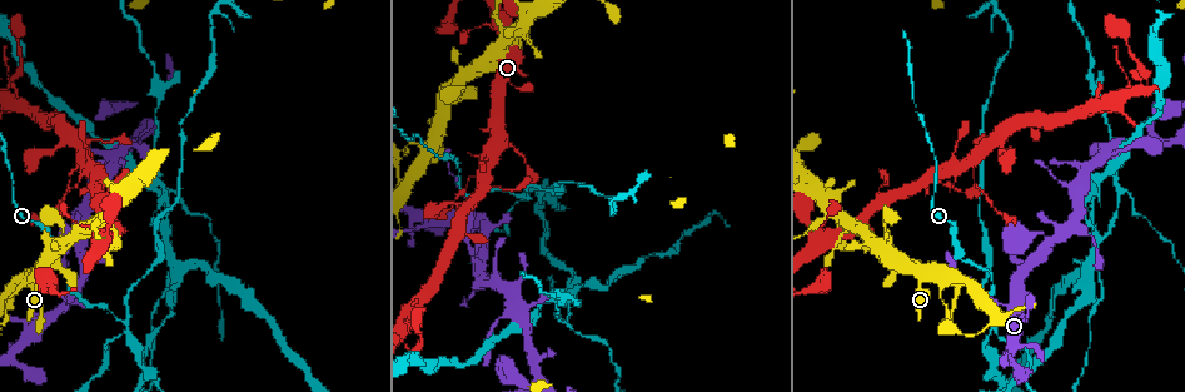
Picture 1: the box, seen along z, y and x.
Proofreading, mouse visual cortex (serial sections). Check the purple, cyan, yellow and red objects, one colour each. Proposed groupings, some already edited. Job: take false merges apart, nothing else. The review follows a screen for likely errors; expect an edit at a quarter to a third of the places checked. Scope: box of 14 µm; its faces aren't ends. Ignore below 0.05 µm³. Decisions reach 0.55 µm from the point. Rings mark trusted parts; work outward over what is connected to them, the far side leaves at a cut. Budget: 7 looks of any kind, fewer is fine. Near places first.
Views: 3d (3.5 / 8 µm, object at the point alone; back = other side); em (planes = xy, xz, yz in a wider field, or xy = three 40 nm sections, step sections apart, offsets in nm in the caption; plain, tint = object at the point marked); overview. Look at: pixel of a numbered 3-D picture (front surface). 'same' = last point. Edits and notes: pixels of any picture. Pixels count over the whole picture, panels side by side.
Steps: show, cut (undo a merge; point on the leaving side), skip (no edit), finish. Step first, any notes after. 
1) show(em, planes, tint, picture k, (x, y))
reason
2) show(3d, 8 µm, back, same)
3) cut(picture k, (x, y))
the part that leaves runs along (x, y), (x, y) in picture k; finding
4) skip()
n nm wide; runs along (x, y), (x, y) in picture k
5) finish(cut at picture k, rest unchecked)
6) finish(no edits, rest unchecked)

show(3d, 3.5 µm, back, picture 1, (122, 322))

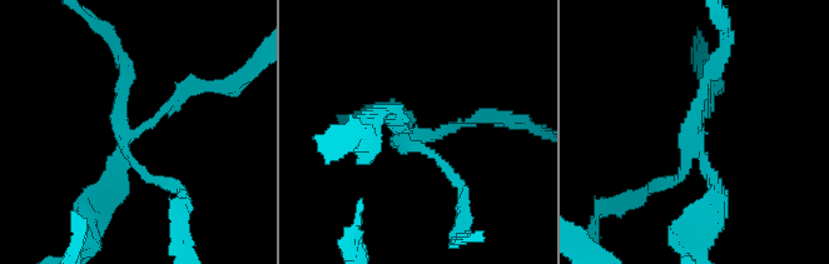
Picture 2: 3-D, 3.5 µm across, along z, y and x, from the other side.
show(em, planes, tint, picture 2, (409, 136))
4 arms; arms of 100, 150, 150, 150 nm; now the EM

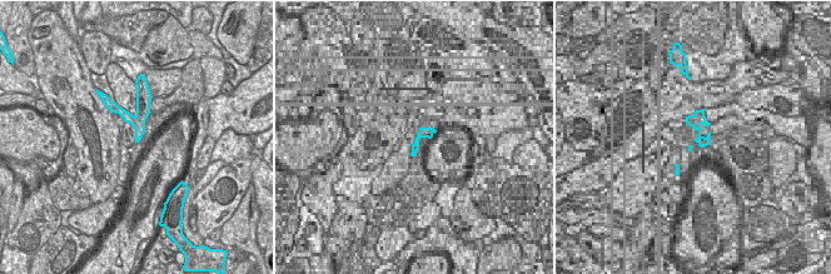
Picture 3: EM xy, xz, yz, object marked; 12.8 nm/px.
cut(picture 2, (123, 86))
the part that leaves runs along (125, 130), (125, 65), (102, 26) in picture 2; a second cell is stuck on

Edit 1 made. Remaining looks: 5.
show(overview)
redraw

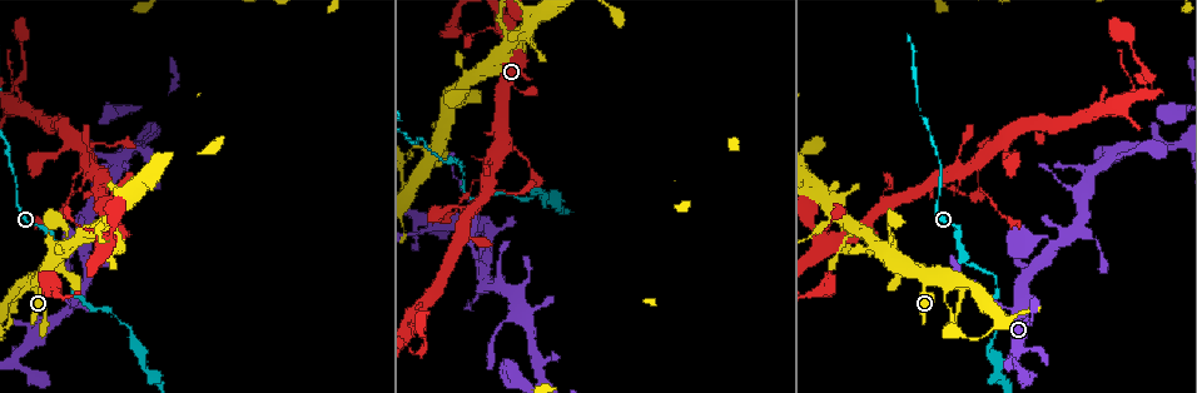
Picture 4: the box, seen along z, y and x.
show(3d, 3.5 µm, back, picture 4, (1017, 308))
small branch off a trunk

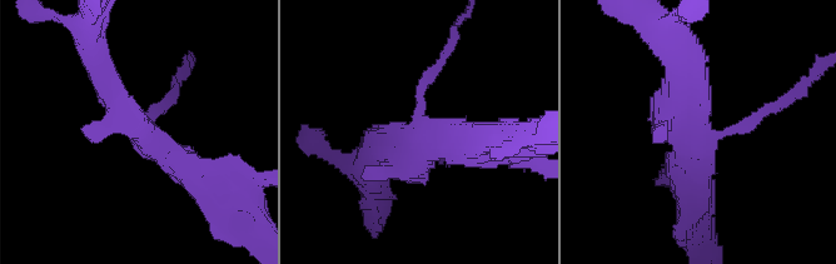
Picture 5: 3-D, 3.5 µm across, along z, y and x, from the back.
show(em, xy, step 2, tint, picture 5, (145, 138))
need the tissue

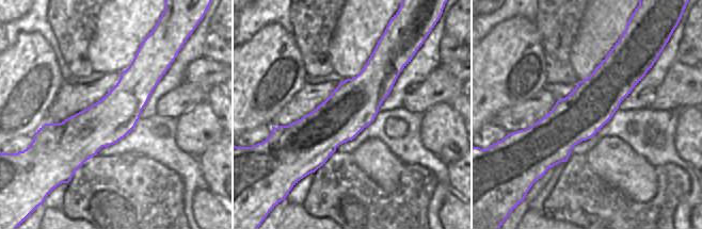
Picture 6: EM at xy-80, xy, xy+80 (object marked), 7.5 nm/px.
skip()
runs along (217, 187), (150, 140), (101, 71) in picture 5; all the same cell

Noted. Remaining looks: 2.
show(3d, 3.5 µm, picture 4, (489, 177))
side arm on a straight run

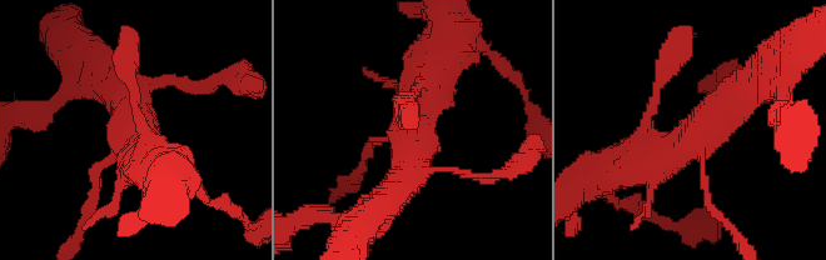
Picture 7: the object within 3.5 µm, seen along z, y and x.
skip()
all the same cell

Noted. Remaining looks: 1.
finish(cut at picture 2, rest unchecked)

